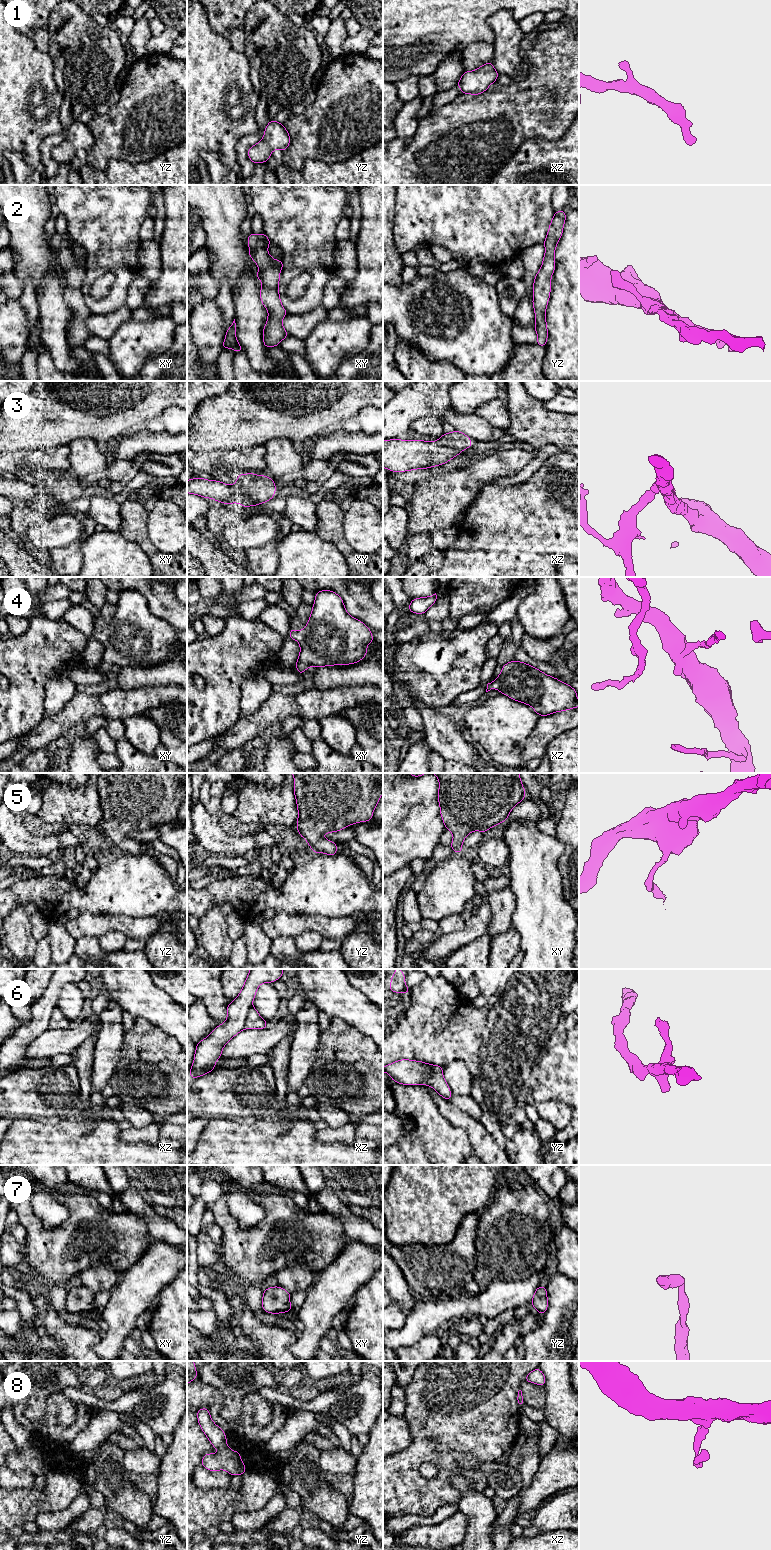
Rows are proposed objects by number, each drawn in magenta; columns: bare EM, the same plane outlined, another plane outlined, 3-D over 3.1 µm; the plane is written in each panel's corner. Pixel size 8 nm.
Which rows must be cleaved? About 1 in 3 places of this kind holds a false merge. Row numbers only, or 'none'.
3, 6

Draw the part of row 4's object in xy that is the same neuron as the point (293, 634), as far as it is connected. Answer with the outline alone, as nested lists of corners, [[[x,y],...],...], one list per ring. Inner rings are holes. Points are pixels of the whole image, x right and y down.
[[[331,590],[315,594],[315,601],[307,625],[301,631],[290,628],[289,638],[300,645],[296,669],[301,675],[308,667],[355,664],[367,655],[367,646],[375,641],[371,630],[362,621],[350,616],[341,597]]]

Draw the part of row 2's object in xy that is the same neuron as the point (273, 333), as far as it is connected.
[[[251,233],[247,237],[248,254],[260,268],[256,273],[262,282],[260,298],[268,311],[268,318],[263,328],[263,344],[265,347],[279,346],[279,343],[289,336],[282,325],[282,319],[288,314],[281,303],[279,295],[280,271],[283,260],[275,260],[268,253],[268,245],[272,244],[265,233]]]

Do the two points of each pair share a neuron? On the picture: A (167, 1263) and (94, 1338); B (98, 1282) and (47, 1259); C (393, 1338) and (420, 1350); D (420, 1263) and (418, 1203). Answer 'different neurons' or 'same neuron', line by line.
A: different neurons
B: different neurons
C: different neurons
D: different neurons

